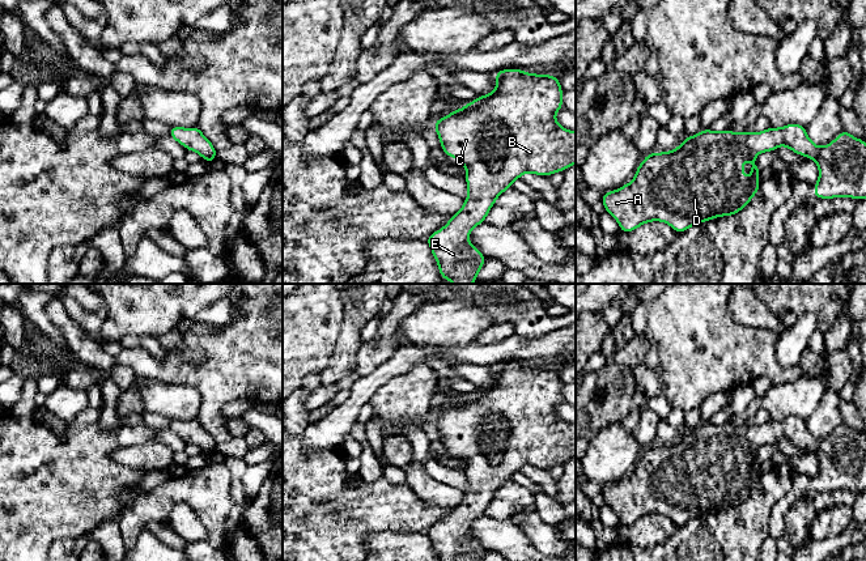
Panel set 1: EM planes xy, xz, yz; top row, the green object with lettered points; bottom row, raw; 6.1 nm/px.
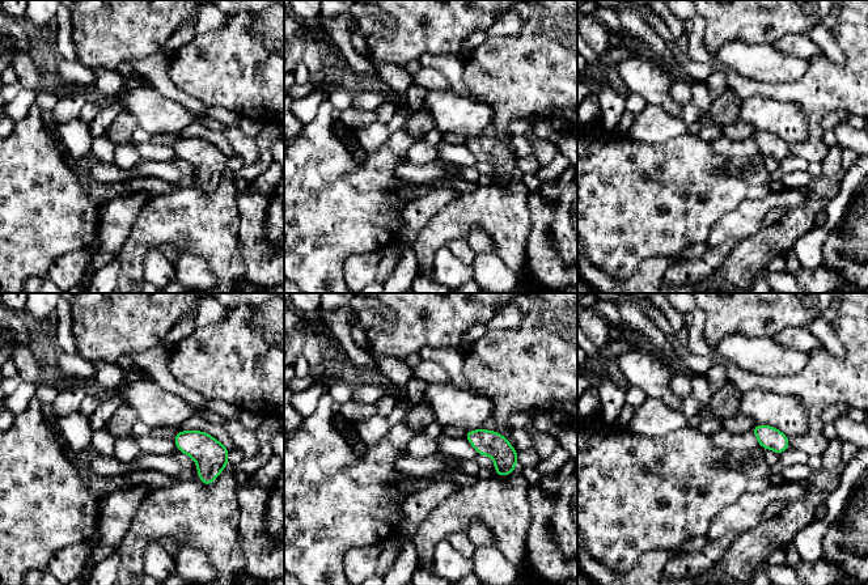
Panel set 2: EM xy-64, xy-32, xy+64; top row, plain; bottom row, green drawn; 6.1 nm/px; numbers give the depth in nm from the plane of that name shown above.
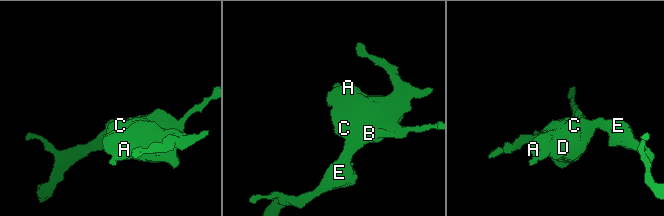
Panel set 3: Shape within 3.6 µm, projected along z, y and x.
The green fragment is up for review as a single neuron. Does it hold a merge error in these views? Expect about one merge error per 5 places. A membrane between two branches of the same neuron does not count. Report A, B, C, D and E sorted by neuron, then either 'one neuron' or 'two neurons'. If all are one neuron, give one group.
A B C D E; one neuron

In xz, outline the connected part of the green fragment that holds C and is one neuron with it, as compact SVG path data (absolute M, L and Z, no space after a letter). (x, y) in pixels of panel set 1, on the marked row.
M518 68L497 71L493 76L497 88L492 93L433 122L443 153L459 160L467 170L464 179L468 196L462 209L425 239L438 264L440 276L453 284L477 281L477 273L488 259L467 237L475 226L485 222L496 199L515 179L525 173L549 177L576 163L576 131L565 129L555 119L555 114L564 109L564 89L557 76L527 73Z

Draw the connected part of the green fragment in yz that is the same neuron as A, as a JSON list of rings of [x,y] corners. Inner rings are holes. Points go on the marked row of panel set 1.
[[[789,123],[782,128],[771,127],[757,133],[747,131],[742,133],[731,132],[729,128],[722,132],[714,132],[709,128],[702,129],[695,136],[687,136],[680,146],[671,152],[649,153],[638,163],[633,180],[621,186],[619,190],[603,192],[602,203],[619,224],[620,231],[632,233],[638,226],[662,221],[668,224],[678,234],[684,233],[693,225],[708,222],[710,218],[734,216],[744,209],[752,196],[759,192],[759,178],[761,169],[755,157],[761,152],[773,153],[777,146],[788,146],[791,152],[812,158],[819,166],[819,179],[814,184],[814,196],[818,199],[853,197],[856,200],[866,199],[866,140],[856,139],[846,129],[823,148],[815,145],[806,133],[806,127],[798,123]],[[748,158],[752,163],[751,178],[748,182],[743,178],[743,160]]]

